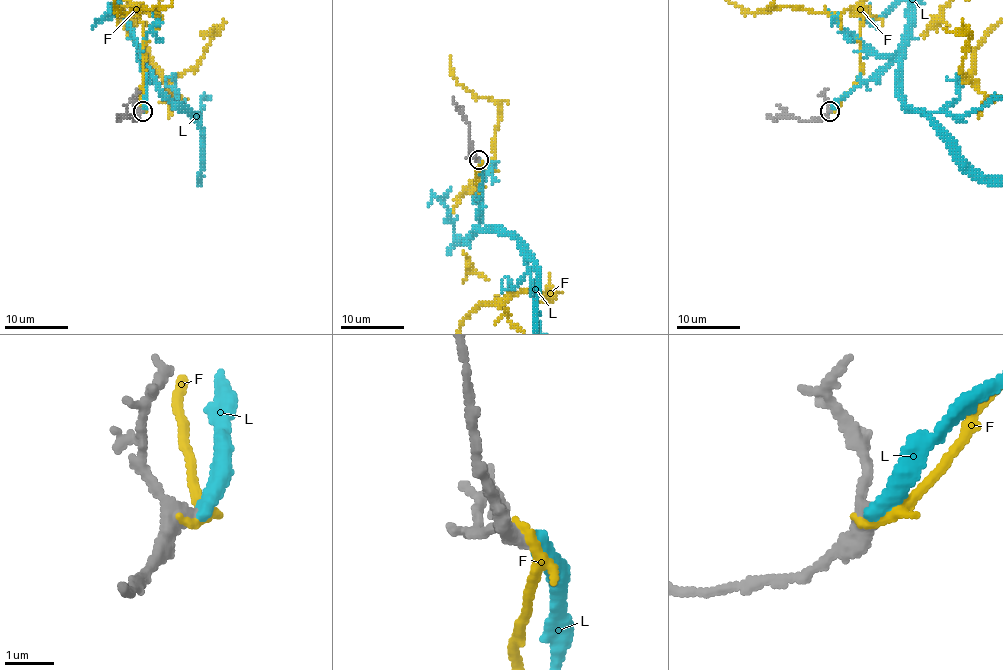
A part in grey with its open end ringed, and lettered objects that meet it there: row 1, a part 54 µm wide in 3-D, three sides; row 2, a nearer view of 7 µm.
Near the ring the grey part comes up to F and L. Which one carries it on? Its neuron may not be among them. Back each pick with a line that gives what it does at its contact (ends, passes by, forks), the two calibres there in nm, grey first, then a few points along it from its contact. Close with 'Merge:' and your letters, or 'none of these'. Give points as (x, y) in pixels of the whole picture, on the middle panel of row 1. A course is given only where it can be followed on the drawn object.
L: It ends there. Thickness 320 nm (grey) against 360 nm
Merge: L

